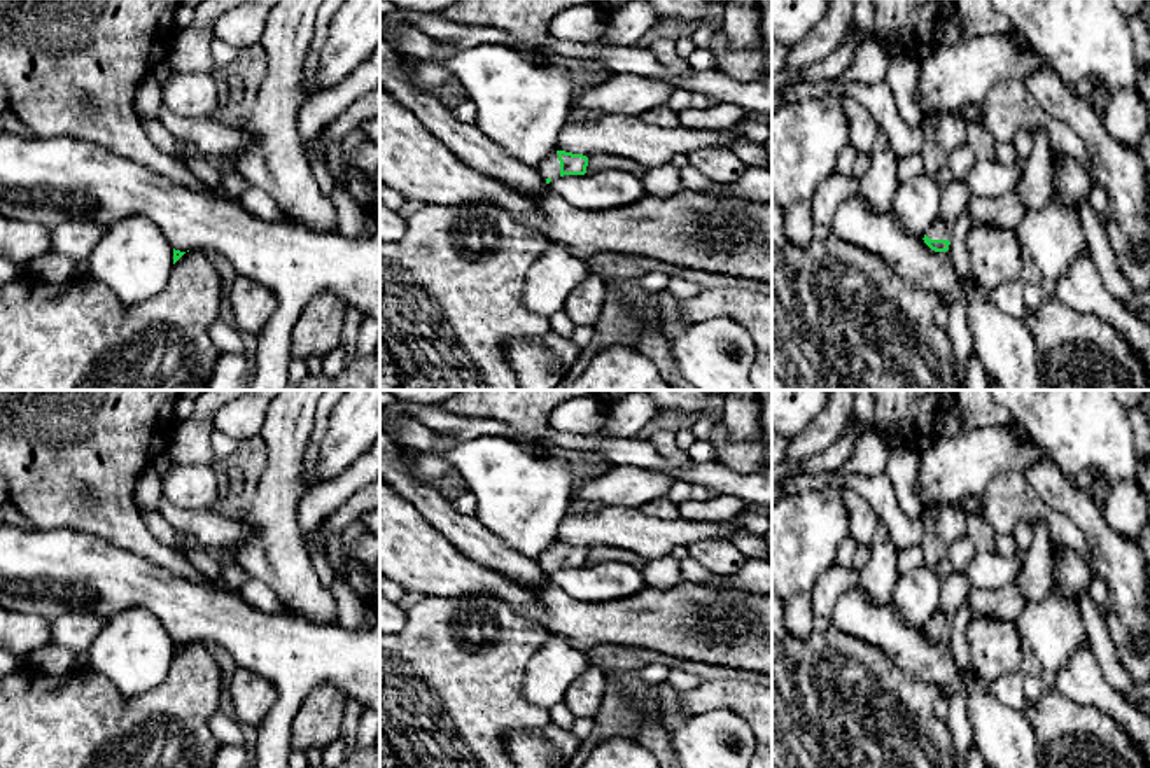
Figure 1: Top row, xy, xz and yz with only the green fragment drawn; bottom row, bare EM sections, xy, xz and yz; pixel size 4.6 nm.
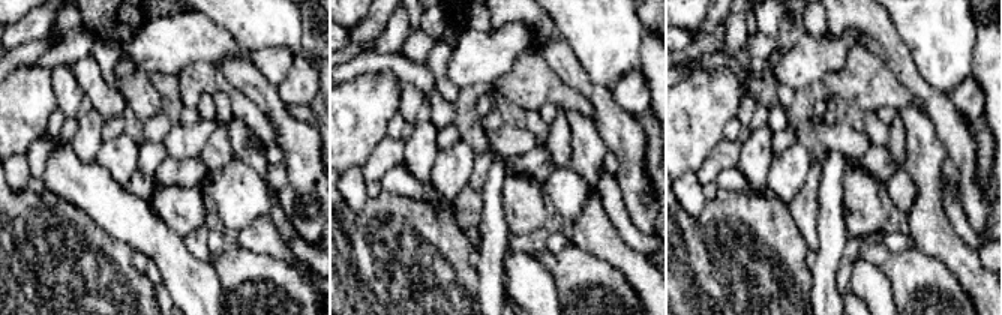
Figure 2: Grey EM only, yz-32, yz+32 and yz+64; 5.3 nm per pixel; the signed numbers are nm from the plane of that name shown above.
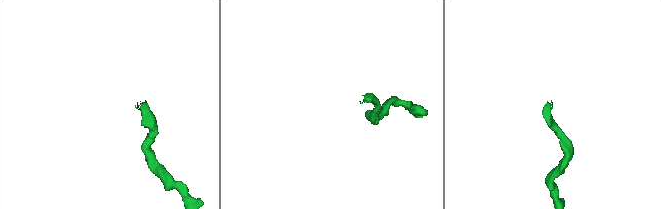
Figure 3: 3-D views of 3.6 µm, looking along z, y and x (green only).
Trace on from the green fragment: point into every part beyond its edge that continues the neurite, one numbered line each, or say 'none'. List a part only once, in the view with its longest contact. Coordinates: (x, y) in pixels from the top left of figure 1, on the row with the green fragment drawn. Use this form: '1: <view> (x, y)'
1: xz (550, 168)

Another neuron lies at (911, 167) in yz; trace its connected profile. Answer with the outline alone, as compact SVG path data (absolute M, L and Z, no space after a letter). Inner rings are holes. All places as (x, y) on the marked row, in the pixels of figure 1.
M919 152L900 159L898 163L900 182L910 182L921 173L924 173L924 161Z

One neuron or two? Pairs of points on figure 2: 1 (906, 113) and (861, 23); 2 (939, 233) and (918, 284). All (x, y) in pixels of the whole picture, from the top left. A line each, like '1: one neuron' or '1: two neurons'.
1: two neurons
2: two neurons

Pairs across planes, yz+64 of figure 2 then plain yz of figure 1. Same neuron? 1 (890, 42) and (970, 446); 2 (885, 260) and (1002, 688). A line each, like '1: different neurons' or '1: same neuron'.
1: different neurons
2: different neurons

